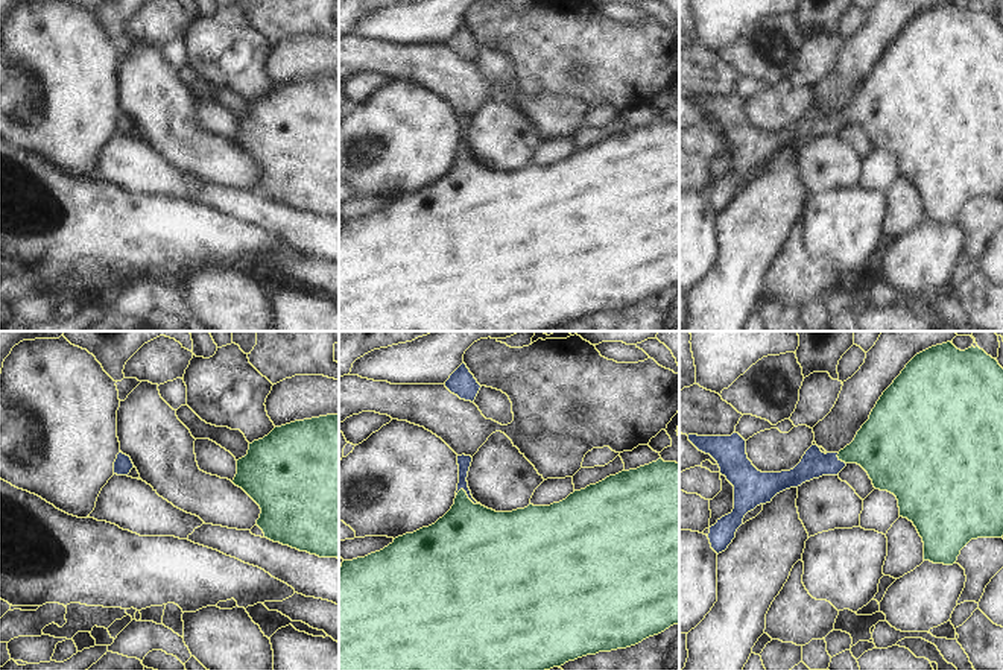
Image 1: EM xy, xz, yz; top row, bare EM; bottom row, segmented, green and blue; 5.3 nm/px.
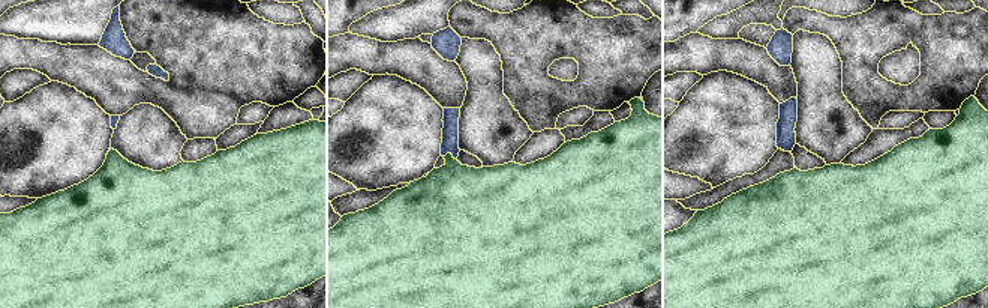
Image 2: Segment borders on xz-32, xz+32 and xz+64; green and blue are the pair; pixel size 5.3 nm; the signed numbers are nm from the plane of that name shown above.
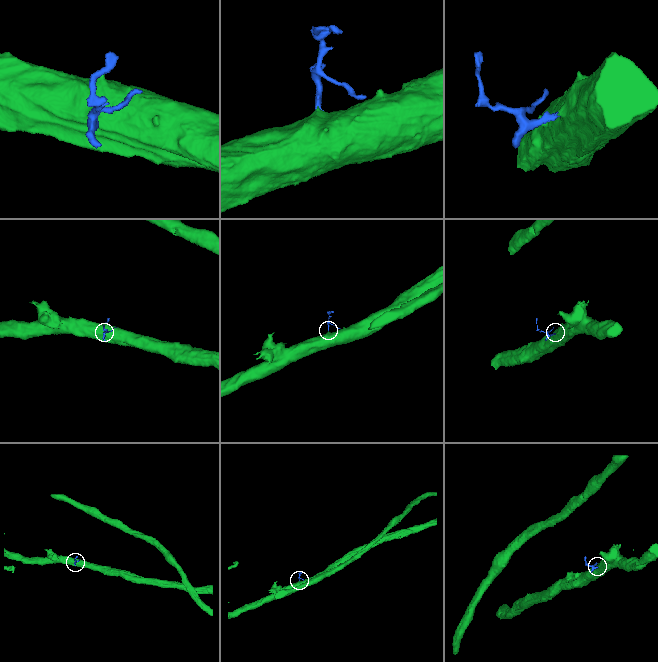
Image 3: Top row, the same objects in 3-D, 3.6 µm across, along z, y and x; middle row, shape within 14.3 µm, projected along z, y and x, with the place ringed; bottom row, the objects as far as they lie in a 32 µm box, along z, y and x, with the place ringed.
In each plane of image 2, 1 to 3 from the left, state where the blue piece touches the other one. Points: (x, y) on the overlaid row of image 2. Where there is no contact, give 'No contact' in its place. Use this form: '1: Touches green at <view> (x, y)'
1: Touches green at xz-32 (108, 152)
2: Touches green at xz+32 (450, 154)
3: No contact

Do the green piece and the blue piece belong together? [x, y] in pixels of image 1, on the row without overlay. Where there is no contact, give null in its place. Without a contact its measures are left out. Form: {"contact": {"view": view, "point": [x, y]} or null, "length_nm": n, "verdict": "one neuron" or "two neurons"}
{"contact": {"view": "xz", "point": [467, 155]}, "length_nm": 140, "verdict": "one neuron"}

